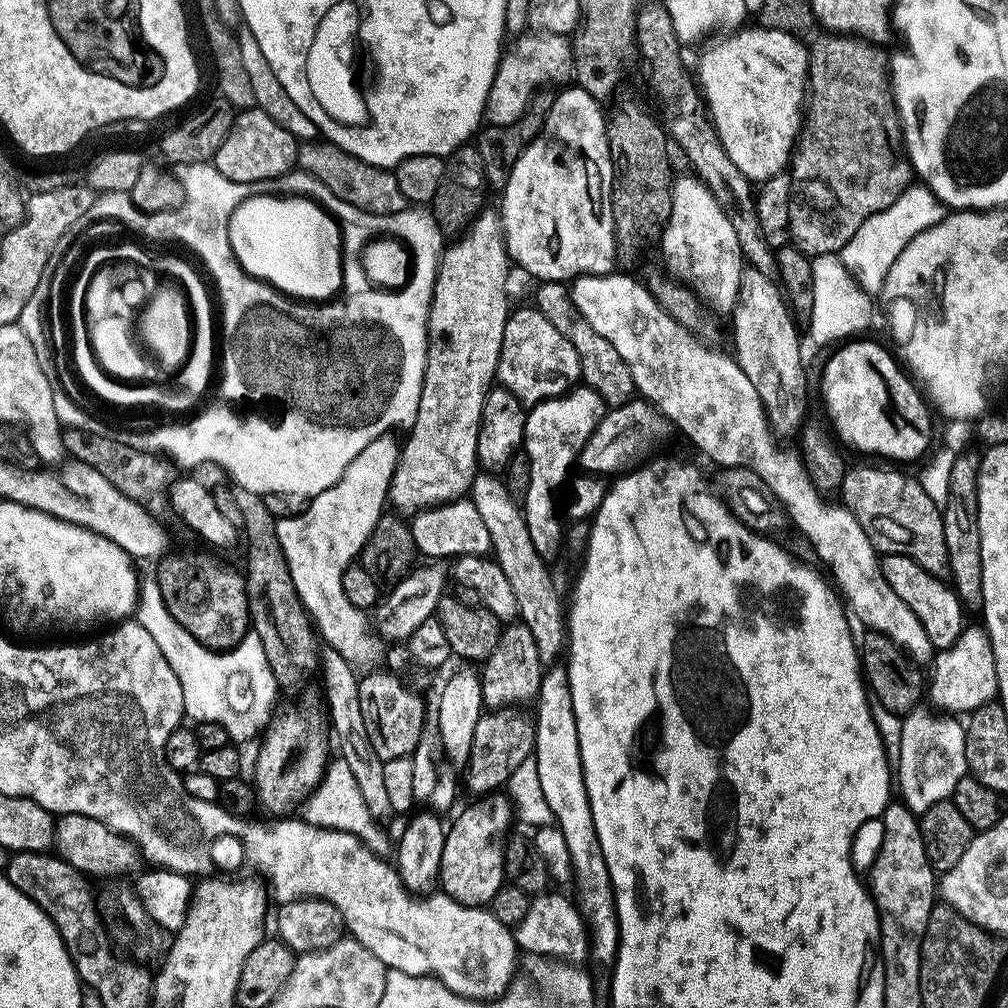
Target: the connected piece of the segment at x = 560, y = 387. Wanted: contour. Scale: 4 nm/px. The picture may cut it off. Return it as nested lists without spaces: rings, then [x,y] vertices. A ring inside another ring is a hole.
[[[528,306],[518,309],[517,312],[515,309],[509,315],[506,330],[502,334],[502,350],[500,361],[496,363],[496,376],[499,383],[506,390],[510,390],[510,394],[514,394],[514,398],[518,398],[521,404],[531,406],[540,404],[543,400],[553,400],[555,396],[562,396],[569,391],[580,380],[580,363],[574,346],[570,346],[570,342],[562,338],[560,331],[535,306]]]

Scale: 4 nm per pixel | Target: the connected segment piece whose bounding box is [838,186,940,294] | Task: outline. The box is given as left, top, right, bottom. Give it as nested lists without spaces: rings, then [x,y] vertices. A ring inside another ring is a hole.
[[[910,186],[890,206],[886,206],[886,210],[866,218],[866,222],[858,226],[858,234],[846,242],[846,246],[838,253],[838,260],[851,272],[856,284],[865,293],[879,293],[898,254],[906,250],[910,238],[914,238],[914,234],[922,234],[922,230],[934,226],[934,222],[940,220],[938,202],[939,199],[929,188]]]

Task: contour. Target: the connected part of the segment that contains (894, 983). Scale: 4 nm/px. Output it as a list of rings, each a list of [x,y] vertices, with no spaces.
[[[890,802],[884,808],[882,817],[882,825],[884,824],[884,833],[880,836],[880,849],[876,852],[876,861],[872,864],[872,884],[870,880],[870,891],[873,900],[876,901],[876,908],[880,911],[880,955],[884,961],[884,968],[898,968],[898,966],[906,966],[902,974],[884,974],[884,990],[894,990],[894,988],[906,988],[912,982],[920,981],[920,955],[922,954],[922,942],[924,935],[928,929],[928,919],[930,918],[930,910],[938,902],[938,873],[932,869],[932,864],[926,858],[926,842],[922,838],[922,830],[917,813],[908,809],[907,804],[903,802]]]

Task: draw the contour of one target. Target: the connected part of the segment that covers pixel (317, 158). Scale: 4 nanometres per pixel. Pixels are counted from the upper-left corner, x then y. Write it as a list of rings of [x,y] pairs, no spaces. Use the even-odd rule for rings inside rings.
[[[319,142],[301,147],[298,152],[298,164],[301,169],[326,186],[349,209],[357,208],[357,213],[367,214],[369,217],[390,216],[405,211],[409,207],[408,199],[398,187],[395,171],[386,168],[371,168],[360,160],[341,151],[330,143]],[[388,200],[396,200],[392,208],[388,208]]]

